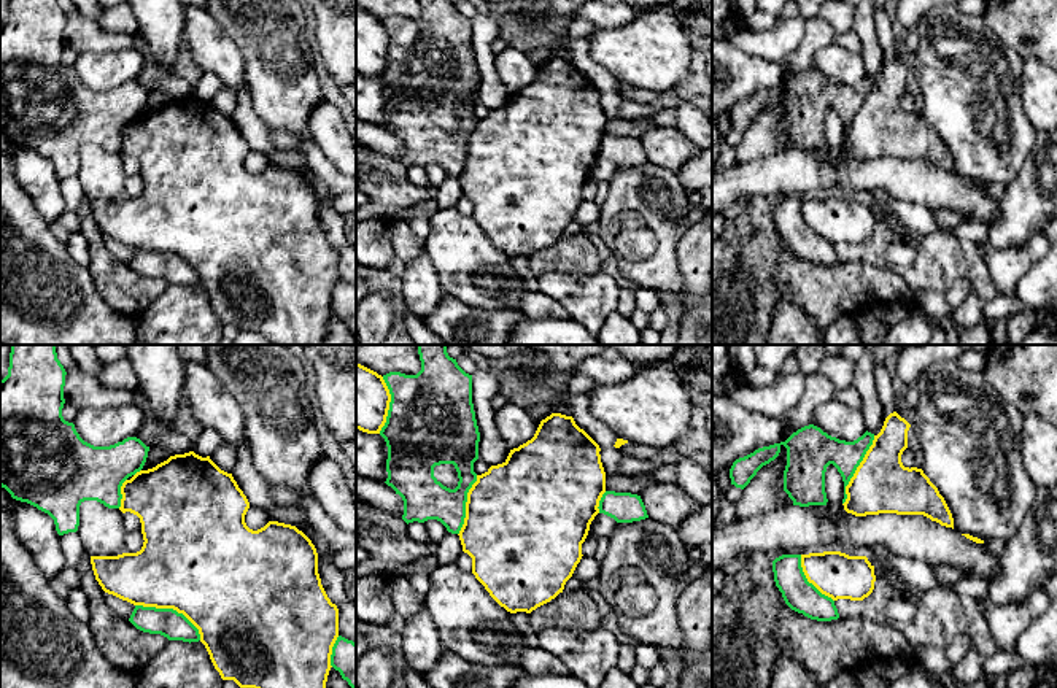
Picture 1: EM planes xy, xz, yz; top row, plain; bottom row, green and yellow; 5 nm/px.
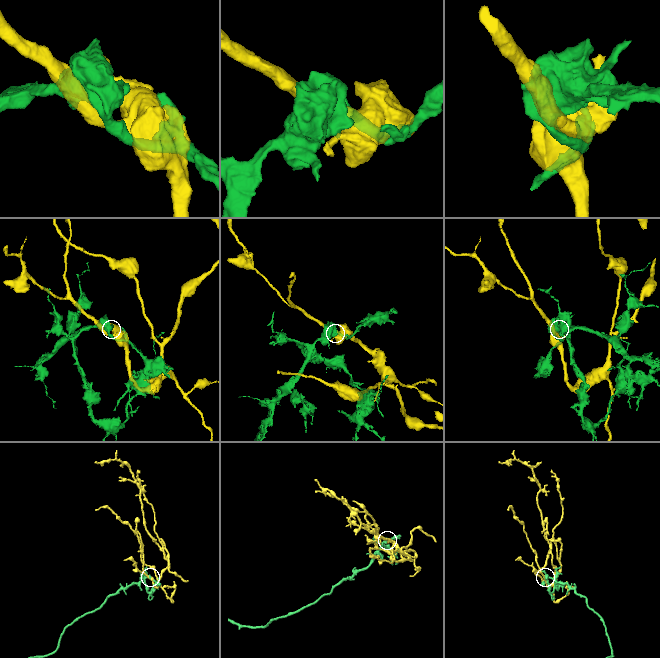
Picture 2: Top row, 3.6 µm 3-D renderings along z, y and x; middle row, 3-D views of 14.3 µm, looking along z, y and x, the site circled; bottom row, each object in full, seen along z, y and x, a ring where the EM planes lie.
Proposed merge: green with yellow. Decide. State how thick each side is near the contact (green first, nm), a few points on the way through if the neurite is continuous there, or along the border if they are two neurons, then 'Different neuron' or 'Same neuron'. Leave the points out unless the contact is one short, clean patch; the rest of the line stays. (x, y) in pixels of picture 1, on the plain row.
Thickness 140 nm (green) against 500 nm. Different neuron

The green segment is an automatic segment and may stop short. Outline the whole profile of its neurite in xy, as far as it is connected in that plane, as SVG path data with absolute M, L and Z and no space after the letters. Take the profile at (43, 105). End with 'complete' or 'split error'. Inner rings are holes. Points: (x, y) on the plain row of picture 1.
M10 0L8 19L0 24L0 130L48 157L59 180L78 175L84 145L119 153L122 127L143 113L149 95L137 81L110 91L84 86L62 60L65 19L57 0Z | complete

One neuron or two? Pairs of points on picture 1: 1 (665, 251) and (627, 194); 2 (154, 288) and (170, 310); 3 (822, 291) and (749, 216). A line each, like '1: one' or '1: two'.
1: one
2: two
3: one

